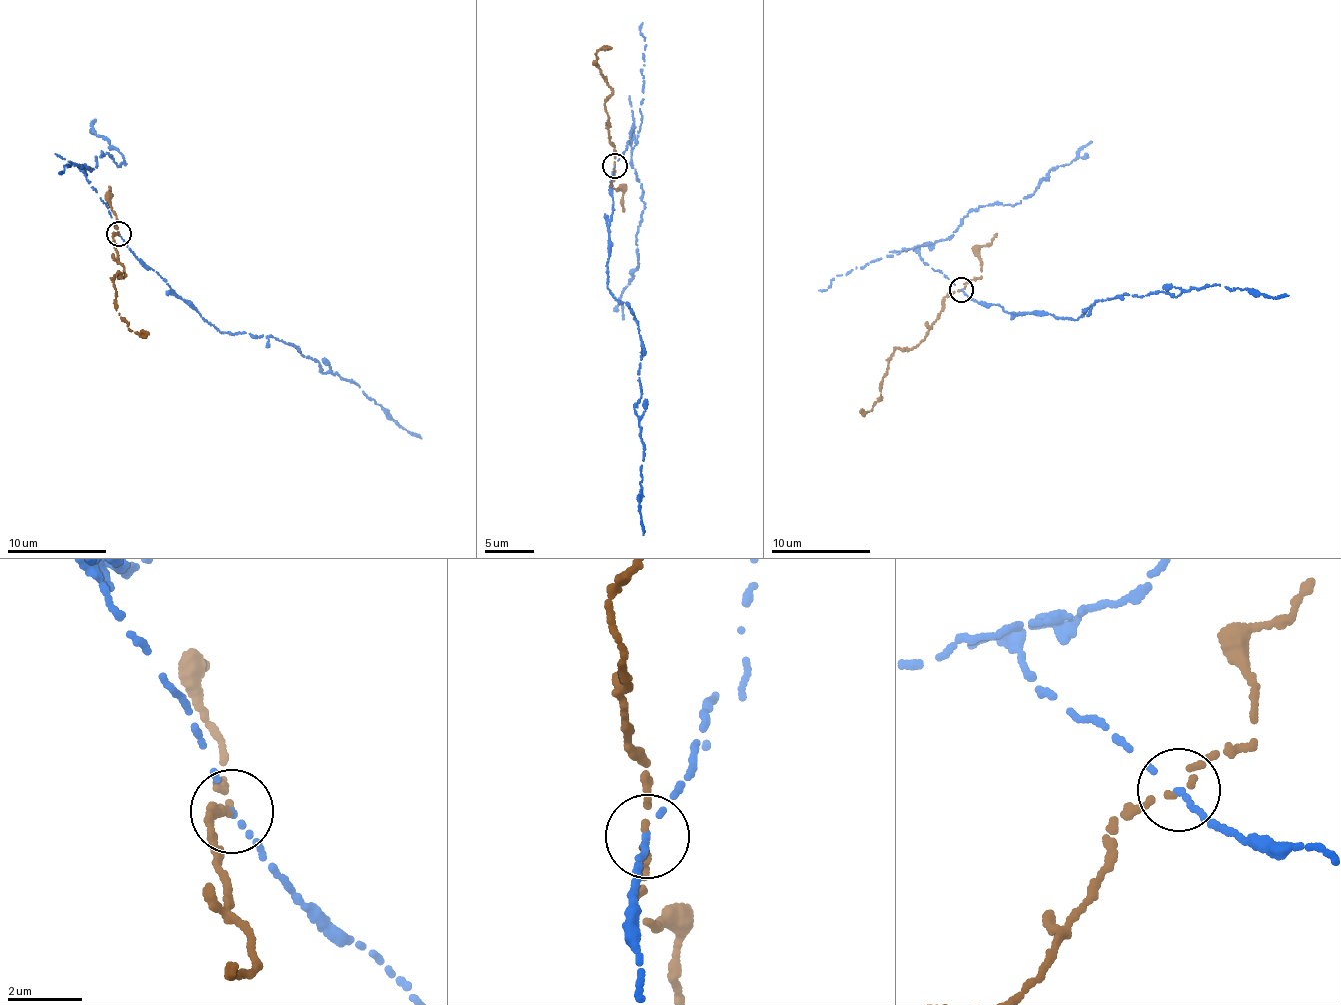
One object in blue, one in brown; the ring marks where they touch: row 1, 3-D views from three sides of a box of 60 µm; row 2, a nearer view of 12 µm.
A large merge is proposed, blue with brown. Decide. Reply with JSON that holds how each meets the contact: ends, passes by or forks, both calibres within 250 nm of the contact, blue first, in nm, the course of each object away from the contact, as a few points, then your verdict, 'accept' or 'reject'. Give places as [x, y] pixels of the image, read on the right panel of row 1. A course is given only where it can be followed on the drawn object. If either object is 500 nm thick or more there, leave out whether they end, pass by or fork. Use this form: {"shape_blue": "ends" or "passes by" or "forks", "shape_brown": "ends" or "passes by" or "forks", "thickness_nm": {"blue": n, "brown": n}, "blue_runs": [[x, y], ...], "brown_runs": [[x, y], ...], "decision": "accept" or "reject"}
{"shape_blue": "ends", "shape_brown": "passes by", "thickness_nm": {"blue": 150, "brown": 140}, "blue_runs": [[961, 289], [1003, 311], [1044, 310], [1076, 320], [1102, 300], [1173, 286], [1288, 294]], "brown_runs": [[961, 291], [943, 300], [939, 318], [912, 348], [896, 347], [882, 396], [867, 413], [860, 411]], "decision": "reject"}

